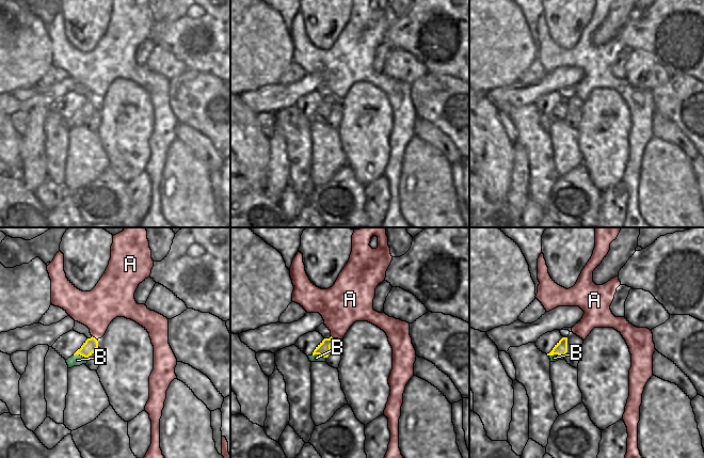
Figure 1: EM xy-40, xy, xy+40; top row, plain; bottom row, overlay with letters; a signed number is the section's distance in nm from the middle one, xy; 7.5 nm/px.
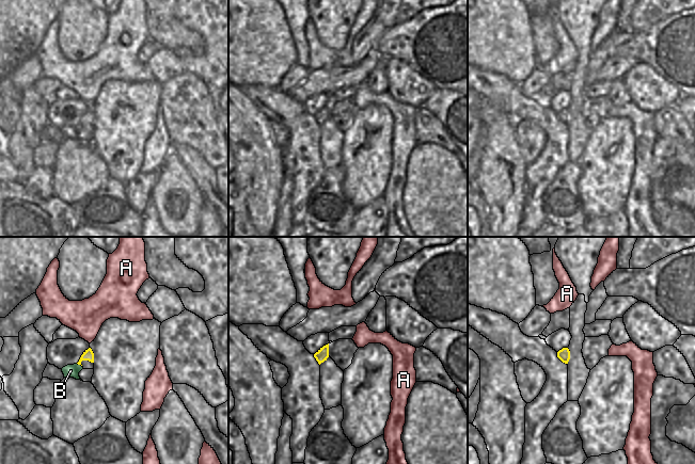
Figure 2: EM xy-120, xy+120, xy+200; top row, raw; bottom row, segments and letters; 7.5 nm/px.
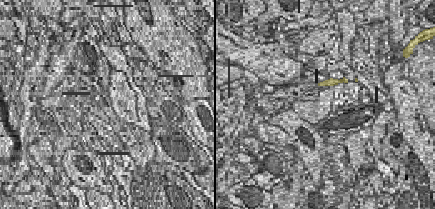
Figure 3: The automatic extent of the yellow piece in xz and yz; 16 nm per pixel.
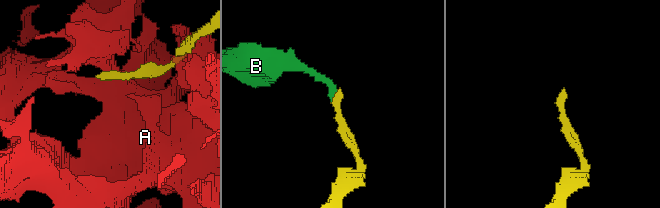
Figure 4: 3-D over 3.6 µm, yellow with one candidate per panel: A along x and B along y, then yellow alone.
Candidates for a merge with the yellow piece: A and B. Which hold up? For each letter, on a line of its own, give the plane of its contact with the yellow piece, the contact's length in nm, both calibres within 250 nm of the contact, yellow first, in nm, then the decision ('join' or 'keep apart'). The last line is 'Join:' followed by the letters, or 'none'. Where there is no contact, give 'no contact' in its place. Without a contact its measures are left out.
A: xy-40 | 50 nm | 110/280 nm | keep apart
B: xy+40 | 120 nm | 100/50 nm | keep apart
Join: none

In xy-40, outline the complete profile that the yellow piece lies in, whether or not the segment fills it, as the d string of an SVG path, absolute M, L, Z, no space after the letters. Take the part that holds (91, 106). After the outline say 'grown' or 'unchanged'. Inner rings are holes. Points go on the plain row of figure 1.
M95 98L87 99L80 110L78 110L74 116L80 115L84 119L92 116L98 109L98 101Z | unchanged

